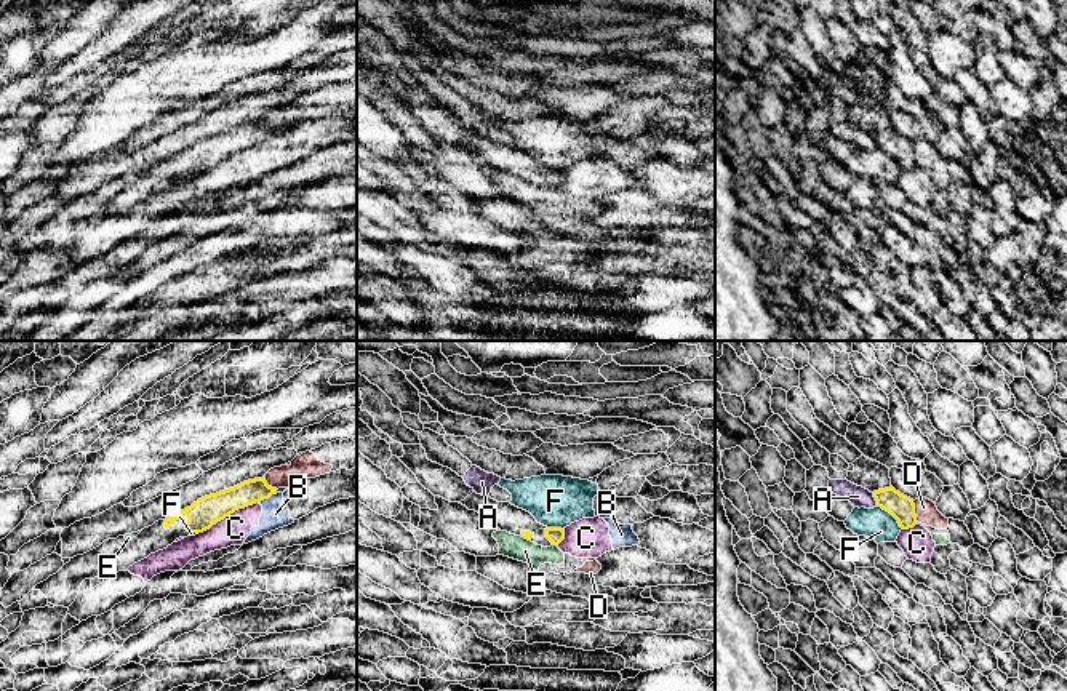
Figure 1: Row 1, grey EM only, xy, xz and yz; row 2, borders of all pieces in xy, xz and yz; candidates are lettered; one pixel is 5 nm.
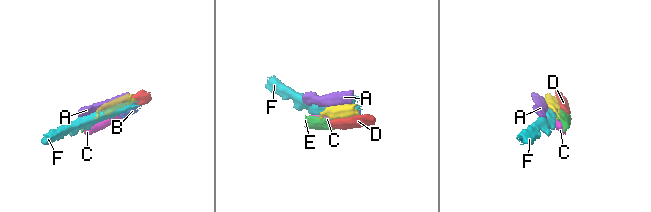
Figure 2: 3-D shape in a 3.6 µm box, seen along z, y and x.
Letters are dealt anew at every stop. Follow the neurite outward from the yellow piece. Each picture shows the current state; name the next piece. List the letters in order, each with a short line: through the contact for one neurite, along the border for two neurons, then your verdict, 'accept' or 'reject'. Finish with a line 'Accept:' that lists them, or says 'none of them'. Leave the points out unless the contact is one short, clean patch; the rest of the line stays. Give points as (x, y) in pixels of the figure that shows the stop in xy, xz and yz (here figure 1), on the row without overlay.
A: yz (872, 135), (877, 146) | reject
B: xy (277, 135), (259, 144) | reject
C: xy (258, 143), (235, 151), (197, 176) | reject
D: yz (912, 143), (917, 162) | reject
E: reject
F: reject
Accept: none of them

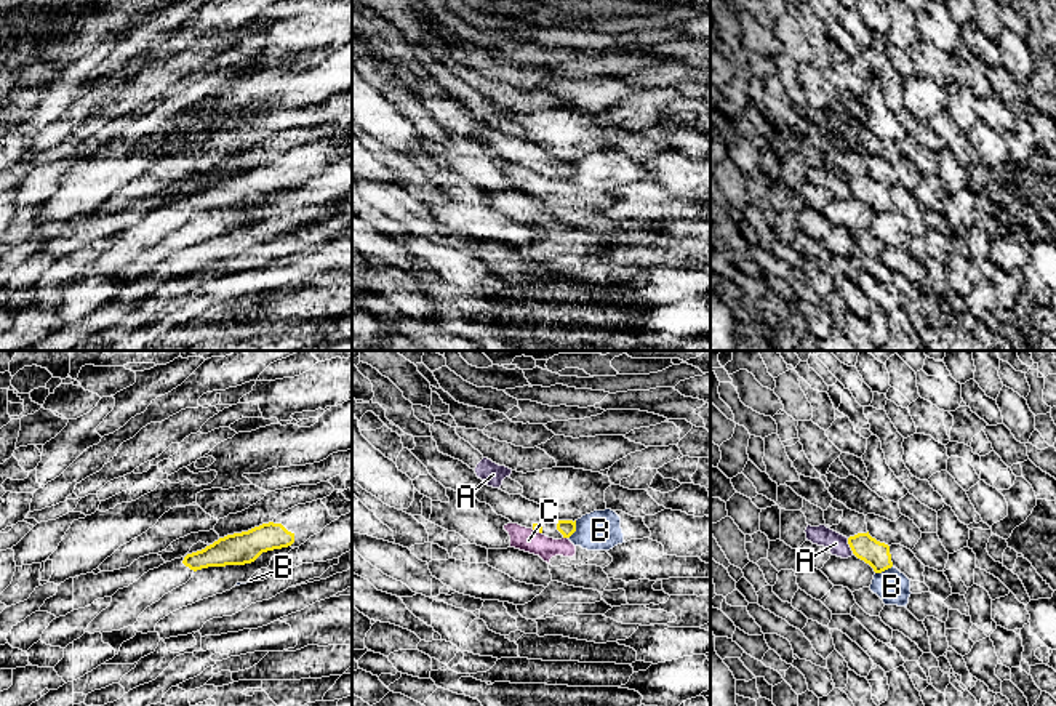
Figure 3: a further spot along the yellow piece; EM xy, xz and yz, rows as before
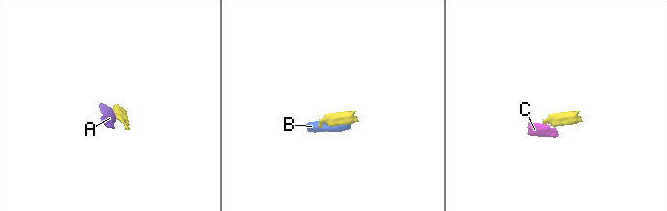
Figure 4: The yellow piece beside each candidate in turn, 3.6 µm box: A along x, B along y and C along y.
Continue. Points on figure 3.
A: yz (847, 180), (853, 194) | reject
B: xz (576, 162), (576, 172), (568, 180) | reject
C: reject
Accept: none of them

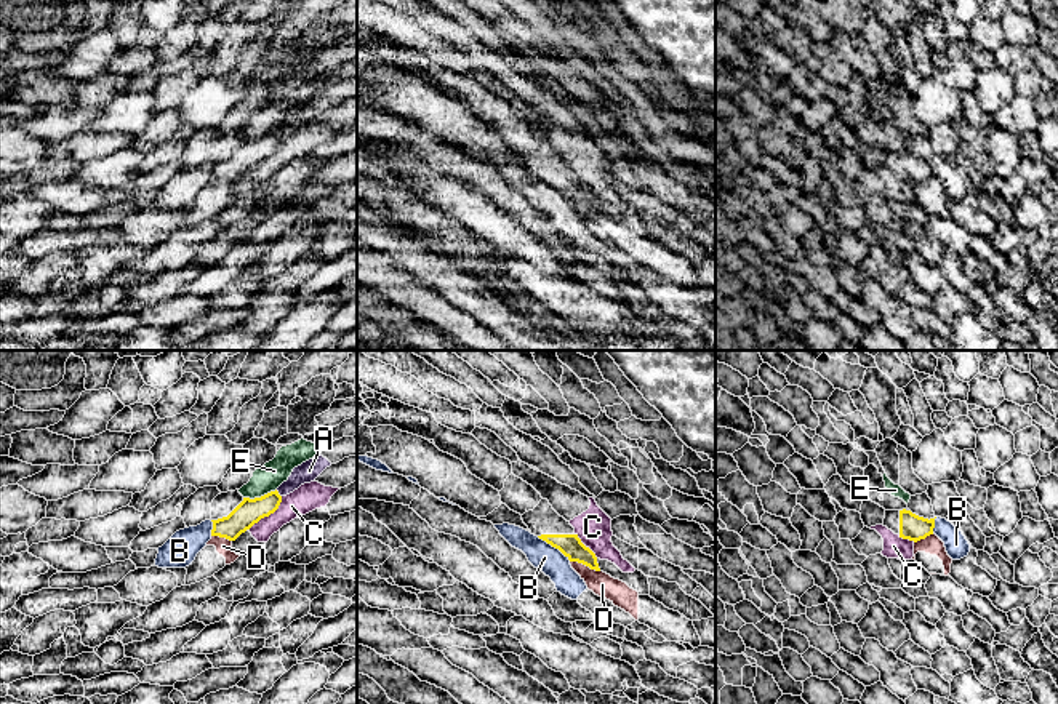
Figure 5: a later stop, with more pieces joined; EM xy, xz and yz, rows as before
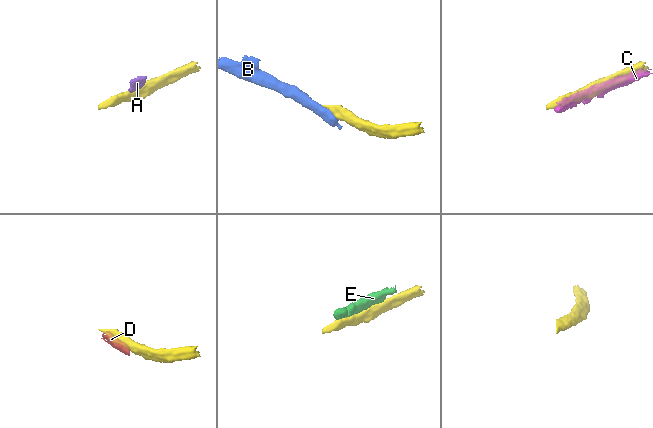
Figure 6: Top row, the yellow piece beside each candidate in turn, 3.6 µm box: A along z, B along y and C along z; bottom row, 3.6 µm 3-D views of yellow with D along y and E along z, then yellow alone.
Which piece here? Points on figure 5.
A: xy (276, 132), (280, 138) | reject
B: xz (537, 178), (557, 189), (570, 202) | reject
C: reject
D: xz (570, 202), (581, 204), (599, 213) | reject
E: reject
Accept: none of them

